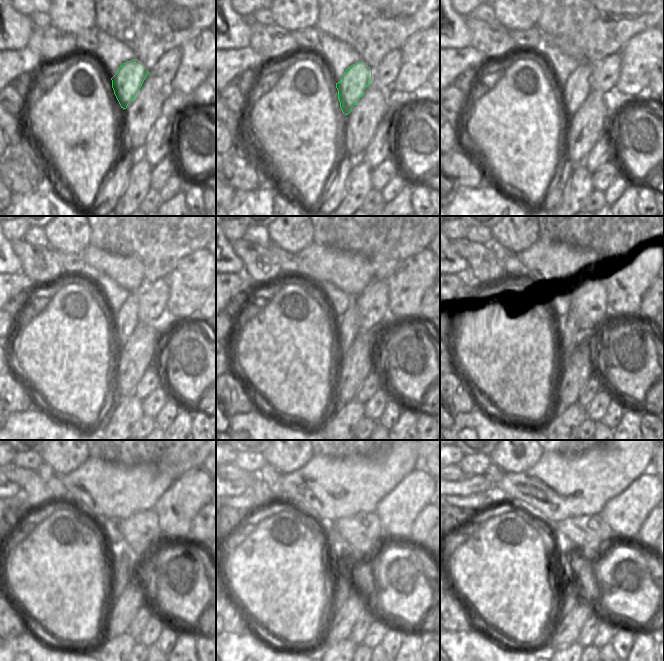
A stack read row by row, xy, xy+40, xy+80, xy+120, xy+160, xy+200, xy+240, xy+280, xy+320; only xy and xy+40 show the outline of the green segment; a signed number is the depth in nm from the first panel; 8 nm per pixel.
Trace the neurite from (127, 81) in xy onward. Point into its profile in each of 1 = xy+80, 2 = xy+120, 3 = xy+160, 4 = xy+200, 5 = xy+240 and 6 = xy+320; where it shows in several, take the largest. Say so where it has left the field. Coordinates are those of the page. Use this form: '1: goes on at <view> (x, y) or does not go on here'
1: goes on at xy+80 (575, 90)
2: goes on at xy+120 (125, 322)
3: goes on at xy+160 (347, 327)
4: goes on at xy+200 (568, 332)
5: goes on at xy+240 (122, 567)
6: goes on at xy+320 (569, 600)

